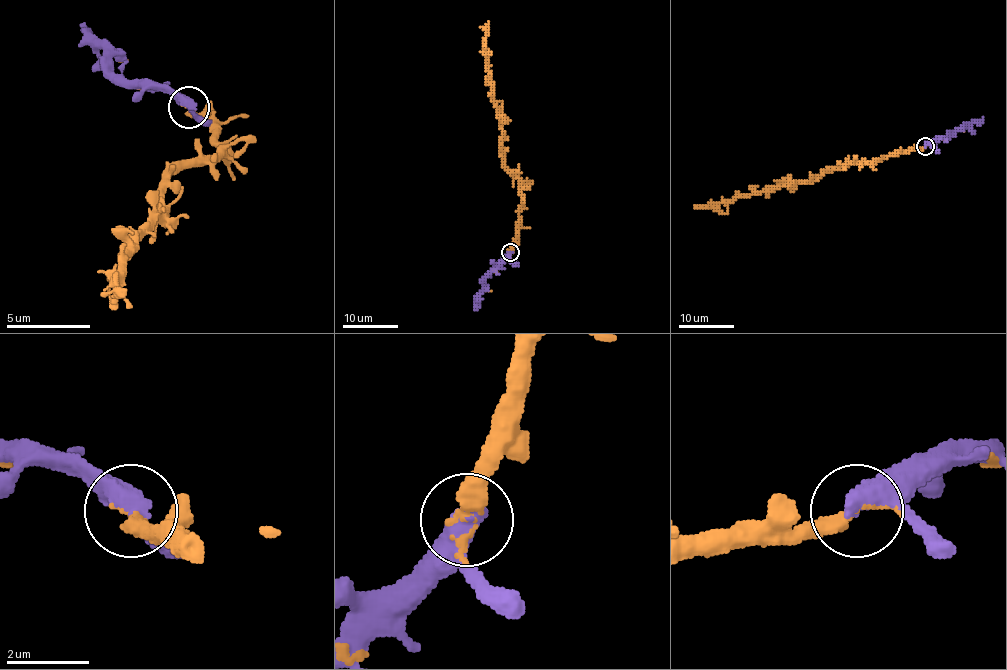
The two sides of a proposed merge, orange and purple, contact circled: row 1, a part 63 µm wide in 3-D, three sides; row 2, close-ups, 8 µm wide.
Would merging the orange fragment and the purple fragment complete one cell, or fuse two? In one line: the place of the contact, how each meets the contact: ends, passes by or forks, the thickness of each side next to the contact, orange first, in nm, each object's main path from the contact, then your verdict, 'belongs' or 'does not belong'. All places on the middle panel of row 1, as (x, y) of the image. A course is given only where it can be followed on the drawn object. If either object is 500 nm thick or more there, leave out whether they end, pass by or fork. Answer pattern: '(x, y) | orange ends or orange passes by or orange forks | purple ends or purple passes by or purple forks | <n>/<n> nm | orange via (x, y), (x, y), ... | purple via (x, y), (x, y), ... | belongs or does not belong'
(510, 252) | orange passes by | purple passes by | 280/420 nm | orange via (509, 253), (516, 231), (520, 181), (505, 166), (501, 150), (501, 118), (493, 95), (485, 48), (489, 22) | purple via (509, 253), (485, 280), (475, 309) | belongs

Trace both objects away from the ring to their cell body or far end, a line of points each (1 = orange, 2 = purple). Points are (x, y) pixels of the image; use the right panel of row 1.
1: (926, 147), (874, 160), (843, 163), (809, 181), (791, 181), (695, 208)
2: (926, 147), (946, 140), (982, 118)

